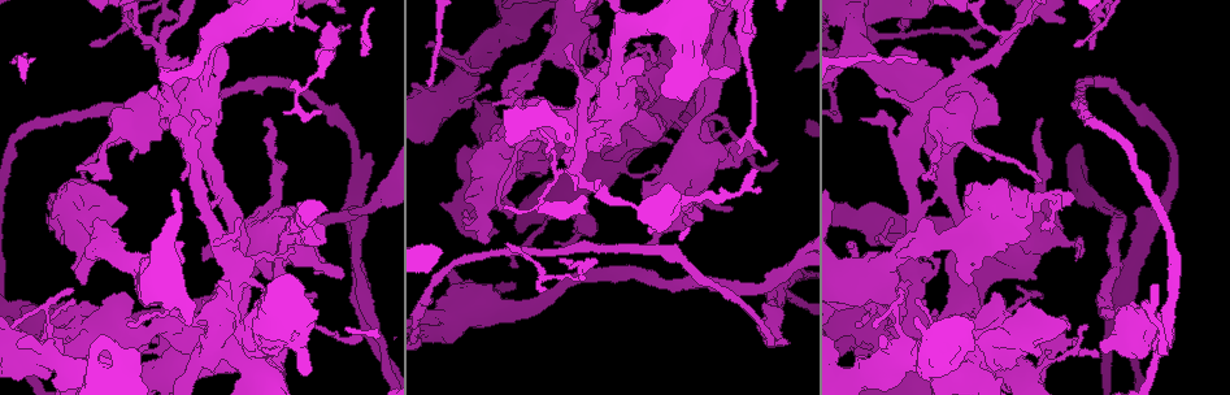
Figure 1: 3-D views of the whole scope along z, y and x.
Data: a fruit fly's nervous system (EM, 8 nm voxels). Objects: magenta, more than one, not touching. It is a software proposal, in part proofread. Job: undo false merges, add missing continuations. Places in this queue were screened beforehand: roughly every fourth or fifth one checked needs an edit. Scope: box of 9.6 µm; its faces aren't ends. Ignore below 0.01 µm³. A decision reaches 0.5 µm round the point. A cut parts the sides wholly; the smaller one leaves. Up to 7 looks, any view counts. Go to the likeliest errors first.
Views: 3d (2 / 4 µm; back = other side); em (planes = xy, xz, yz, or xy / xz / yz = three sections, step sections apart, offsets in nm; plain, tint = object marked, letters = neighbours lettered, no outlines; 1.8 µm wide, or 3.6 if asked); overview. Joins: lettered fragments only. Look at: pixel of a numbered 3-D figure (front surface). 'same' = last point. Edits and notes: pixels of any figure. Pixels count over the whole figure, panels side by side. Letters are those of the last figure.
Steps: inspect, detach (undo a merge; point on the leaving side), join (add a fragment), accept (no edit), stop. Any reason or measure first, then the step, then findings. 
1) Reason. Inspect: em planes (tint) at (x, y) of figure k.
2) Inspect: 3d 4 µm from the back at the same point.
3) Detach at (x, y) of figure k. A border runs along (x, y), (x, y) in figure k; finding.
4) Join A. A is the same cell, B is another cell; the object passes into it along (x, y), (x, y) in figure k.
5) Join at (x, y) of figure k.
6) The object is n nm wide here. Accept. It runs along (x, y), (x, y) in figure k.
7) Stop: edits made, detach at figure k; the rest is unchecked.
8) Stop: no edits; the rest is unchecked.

Arms run side by side. Inspect: em planes (letters) at (362, 300) of figure 1.

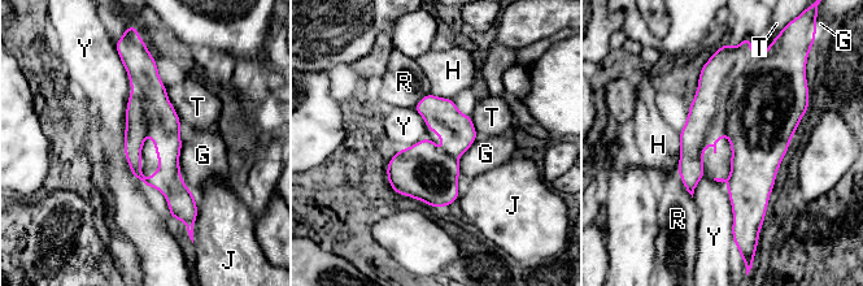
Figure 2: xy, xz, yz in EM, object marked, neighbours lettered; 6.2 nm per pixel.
Accept. G, H, J, R, T and Y are other cells; a border runs along (118, 57), (145, 189) in figure 2; all the same neuron.

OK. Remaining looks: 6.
Sudden change in width. Inspect: em 3.6 µm yz step 8 (plain) at (615, 155) of figure 1.

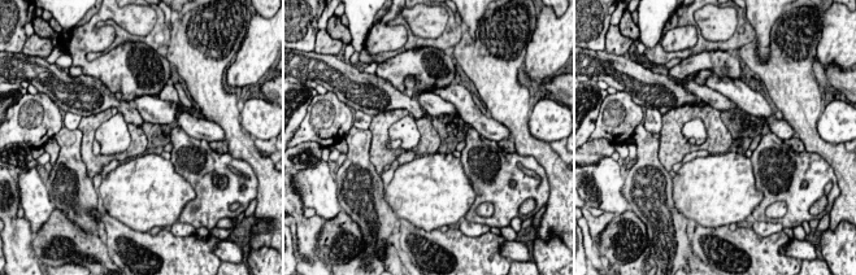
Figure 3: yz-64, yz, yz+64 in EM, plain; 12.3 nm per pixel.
Where the object lies. Inspect: em 3.6 µm yz step 8 (tint) at the same point.

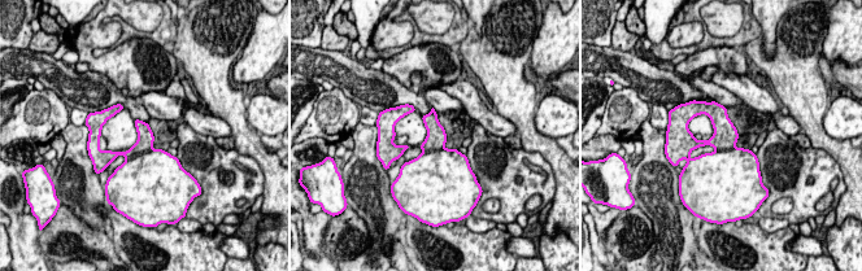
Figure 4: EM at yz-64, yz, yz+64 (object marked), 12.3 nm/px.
See the neighbours. Inspect: em 3.6 µm yz step 8 (letters) at the same point.

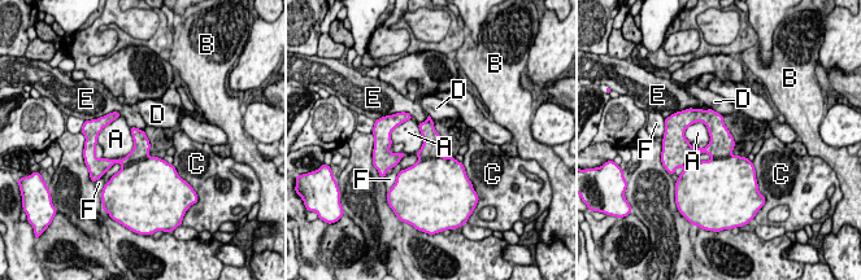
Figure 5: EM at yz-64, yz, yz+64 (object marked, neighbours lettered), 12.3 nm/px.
Detach at (139, 180) of figure 5. A, B, C, D, E and F are other cells; a border runs along (147, 156), (122, 167) in figure 5; a second neuron is stuck on.

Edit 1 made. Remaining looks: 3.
Thick turns thin. Inspect: em xz step 4 (tint) at (584, 134) of figure 1.

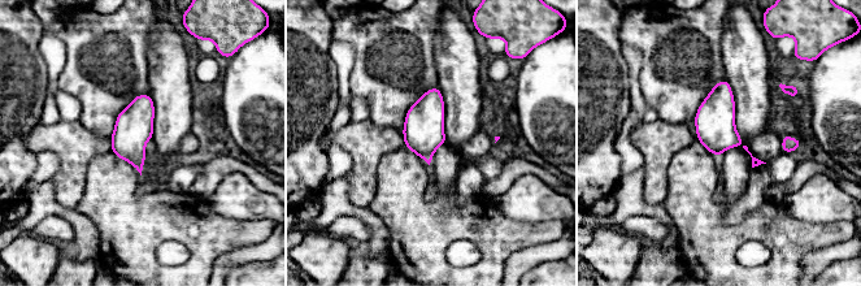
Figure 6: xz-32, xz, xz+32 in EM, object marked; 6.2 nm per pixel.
Inspect: em planes (letters) at the same point.

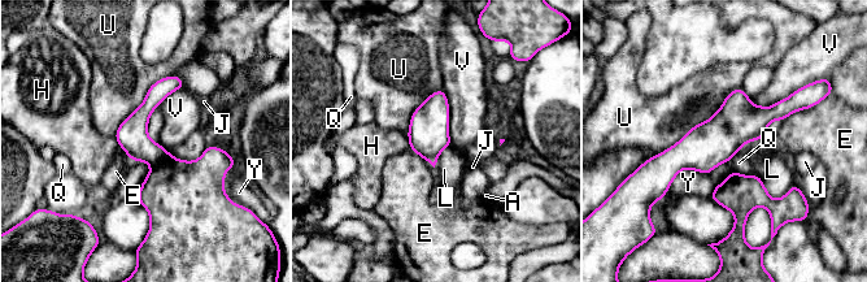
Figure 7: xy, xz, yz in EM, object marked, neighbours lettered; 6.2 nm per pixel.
Detach at (133, 137) of figure 7. A, E, H, J, L, Q, U, V and Y are other cells; a second neuron is stuck on.

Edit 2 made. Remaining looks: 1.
Stop: edits made, detach at figure 5, detach at figure 7; the rest is unchecked.

